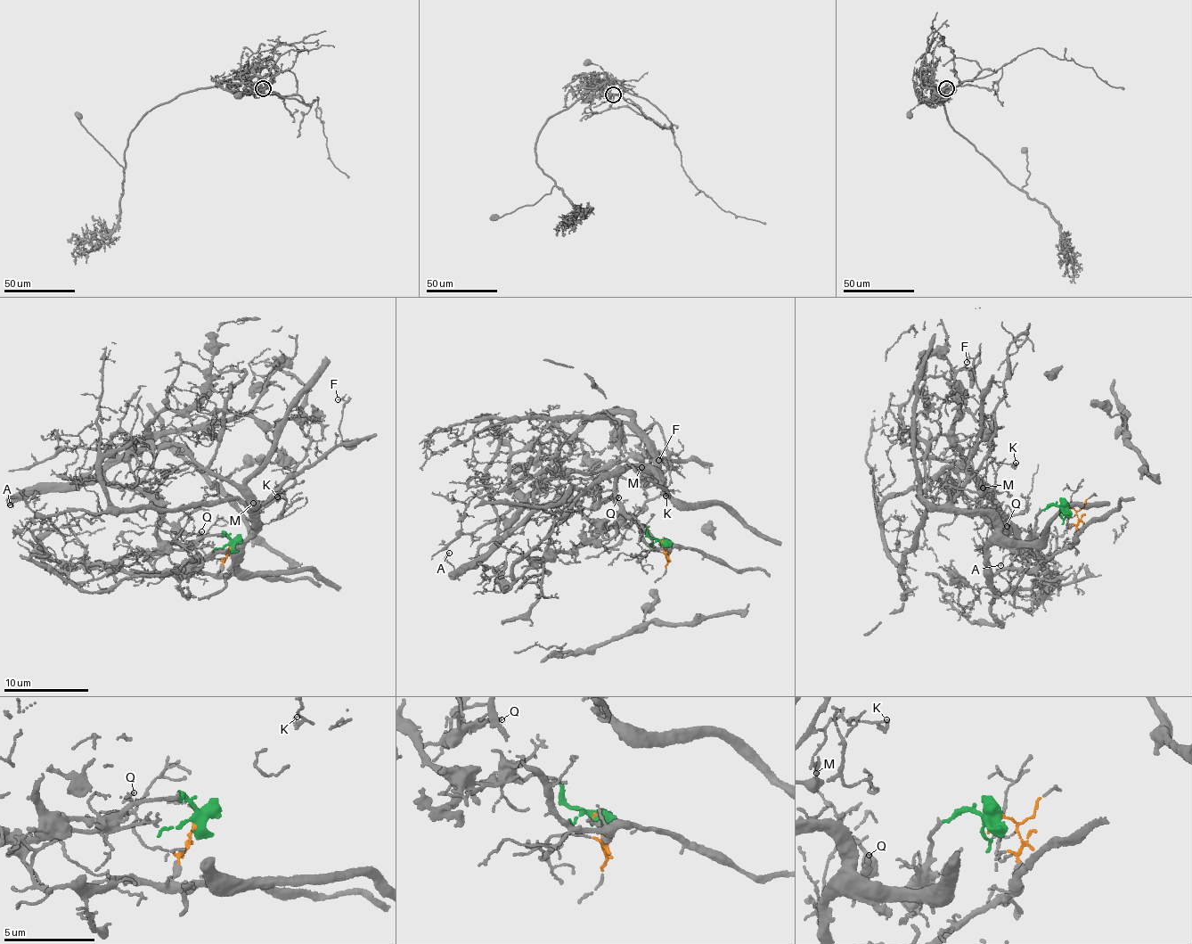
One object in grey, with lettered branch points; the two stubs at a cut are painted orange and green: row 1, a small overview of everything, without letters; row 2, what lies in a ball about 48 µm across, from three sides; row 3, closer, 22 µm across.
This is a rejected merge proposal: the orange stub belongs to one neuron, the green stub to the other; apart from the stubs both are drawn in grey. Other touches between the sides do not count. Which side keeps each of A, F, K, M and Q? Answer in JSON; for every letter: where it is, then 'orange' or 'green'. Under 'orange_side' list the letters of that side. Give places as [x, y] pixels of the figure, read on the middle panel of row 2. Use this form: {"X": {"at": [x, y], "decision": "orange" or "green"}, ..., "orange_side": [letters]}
{"A": {"at": [449, 553], "decision": "green"}, "F": {"at": [658, 460], "decision": "orange"}, "K": {"at": [665, 496], "decision": "orange"}, "M": {"at": [641, 467], "decision": "orange"}, "Q": {"at": [618, 497], "decision": "green"}, "orange_side": ["F", "K", "M"]}

